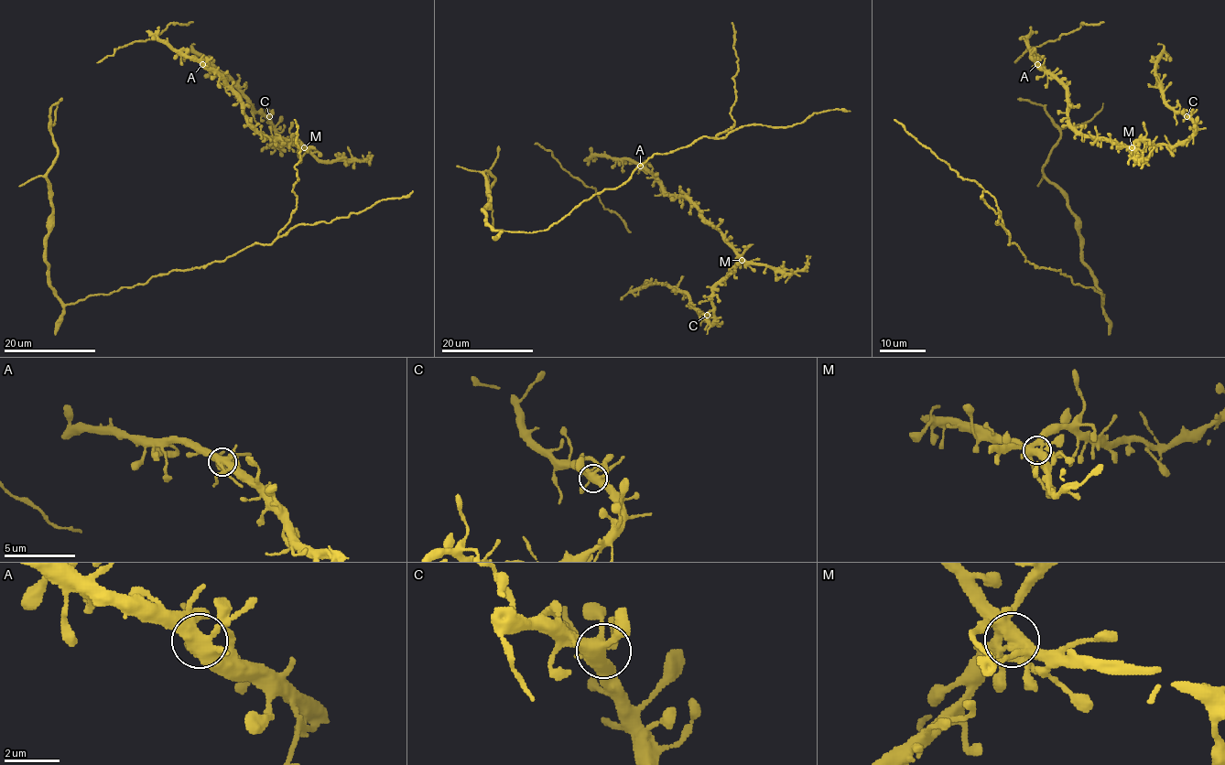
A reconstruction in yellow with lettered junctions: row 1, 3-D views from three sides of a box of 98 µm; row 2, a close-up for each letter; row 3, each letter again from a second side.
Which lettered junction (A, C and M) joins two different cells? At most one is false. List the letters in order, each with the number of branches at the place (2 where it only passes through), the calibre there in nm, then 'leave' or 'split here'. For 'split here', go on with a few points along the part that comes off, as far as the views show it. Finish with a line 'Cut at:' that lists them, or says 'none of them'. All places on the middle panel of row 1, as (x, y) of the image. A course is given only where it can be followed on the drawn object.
A: branches 6; calibre 440 nm; leave
C: branches 7; calibre 440 nm; leave
M: branches 8; calibre 460 nm; leave
Cut at: none of them

